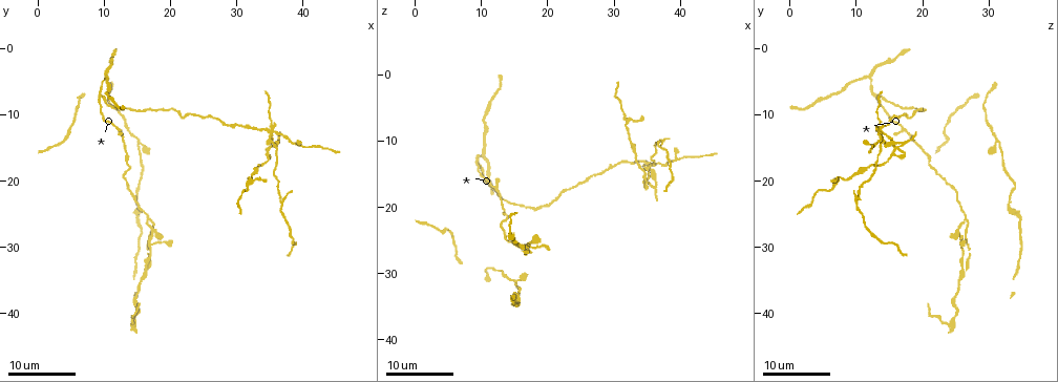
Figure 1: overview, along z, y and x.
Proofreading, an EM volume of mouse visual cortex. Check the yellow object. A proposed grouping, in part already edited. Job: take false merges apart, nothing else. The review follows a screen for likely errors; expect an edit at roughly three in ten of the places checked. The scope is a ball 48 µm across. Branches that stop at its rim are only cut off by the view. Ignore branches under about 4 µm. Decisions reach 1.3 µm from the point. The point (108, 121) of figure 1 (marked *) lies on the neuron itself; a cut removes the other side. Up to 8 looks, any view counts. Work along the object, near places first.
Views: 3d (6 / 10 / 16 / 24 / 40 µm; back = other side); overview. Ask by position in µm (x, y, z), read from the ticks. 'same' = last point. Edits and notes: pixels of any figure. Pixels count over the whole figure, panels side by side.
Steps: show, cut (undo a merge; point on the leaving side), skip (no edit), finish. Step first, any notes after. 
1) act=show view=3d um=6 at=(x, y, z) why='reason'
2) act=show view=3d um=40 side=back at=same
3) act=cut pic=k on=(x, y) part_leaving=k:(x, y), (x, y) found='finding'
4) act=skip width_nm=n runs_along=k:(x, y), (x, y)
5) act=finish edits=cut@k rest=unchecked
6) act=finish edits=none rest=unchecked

act=show view=3d um=24 at=(9.5, 8.0, 13.5) why='side arm on a straight run'

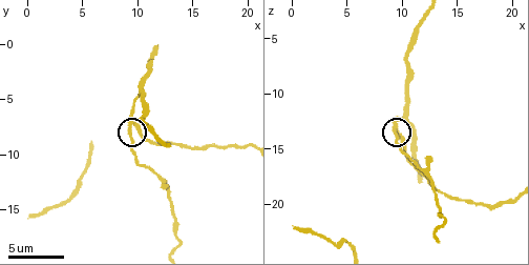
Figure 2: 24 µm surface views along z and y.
act=show view=3d um=6 at=(9.2, 8.0, 13.2)

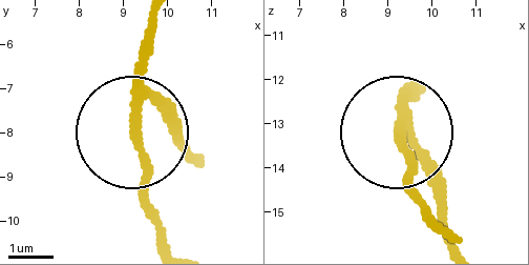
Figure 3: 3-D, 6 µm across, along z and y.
act=skip arms=3 runs_along=3:(427, 218), (397, 131), (442, 207) found='all the same neuron'

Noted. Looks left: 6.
act=show view=3d um=10 at=(15.4, 9.4, 19.6) why='narrows sharply'

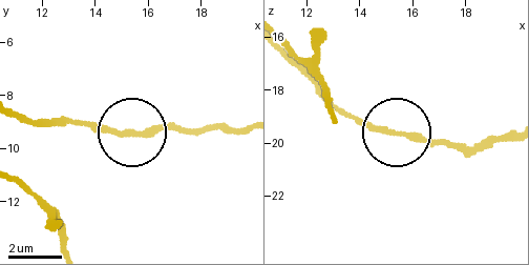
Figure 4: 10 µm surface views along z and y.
act=skip runs_along=4:(22, 116), (77, 120), (110, 134), (216, 127) found='one neuron here'

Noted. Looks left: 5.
act=show view=3d um=24 at=(15.5, 24.5, 33.0)

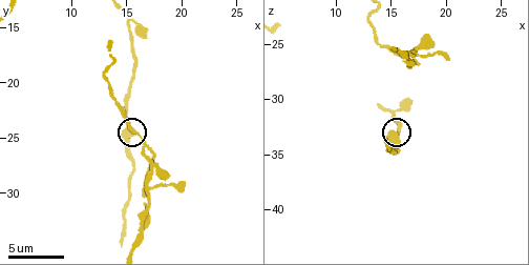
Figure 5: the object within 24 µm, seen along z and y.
act=show view=3d um=10 at=same

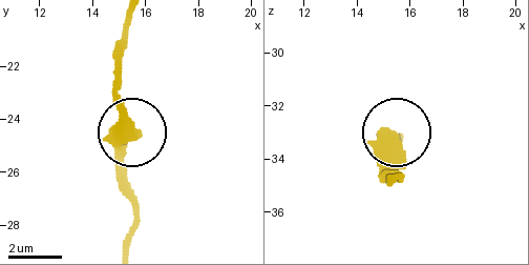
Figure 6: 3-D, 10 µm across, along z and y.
act=skip found='continuous, no second neuron'

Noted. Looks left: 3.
act=show view=3d um=16 at=(17.0, 26.0, 26.5) why='three-way junction'

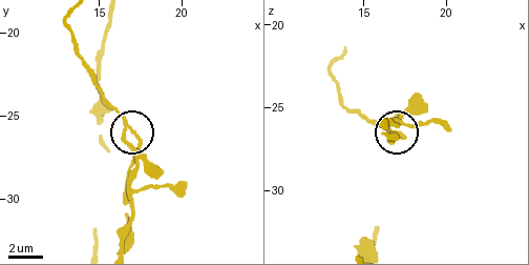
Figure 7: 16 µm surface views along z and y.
act=show view=3d um=6 at=same

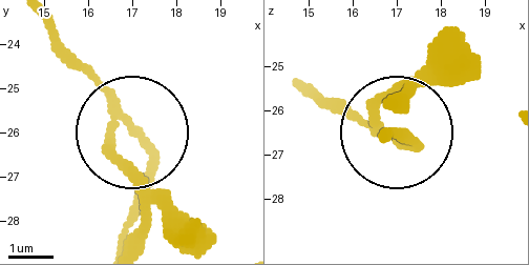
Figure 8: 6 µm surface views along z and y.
act=cut pic=8 on=(130, 174) side_arm_um=24 part_leaving=8:(115, 118), (139, 205), (134, 239) found='a second neuron is stuck on'

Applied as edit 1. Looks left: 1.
act=finish edits=cut@8 rest=unchecked

